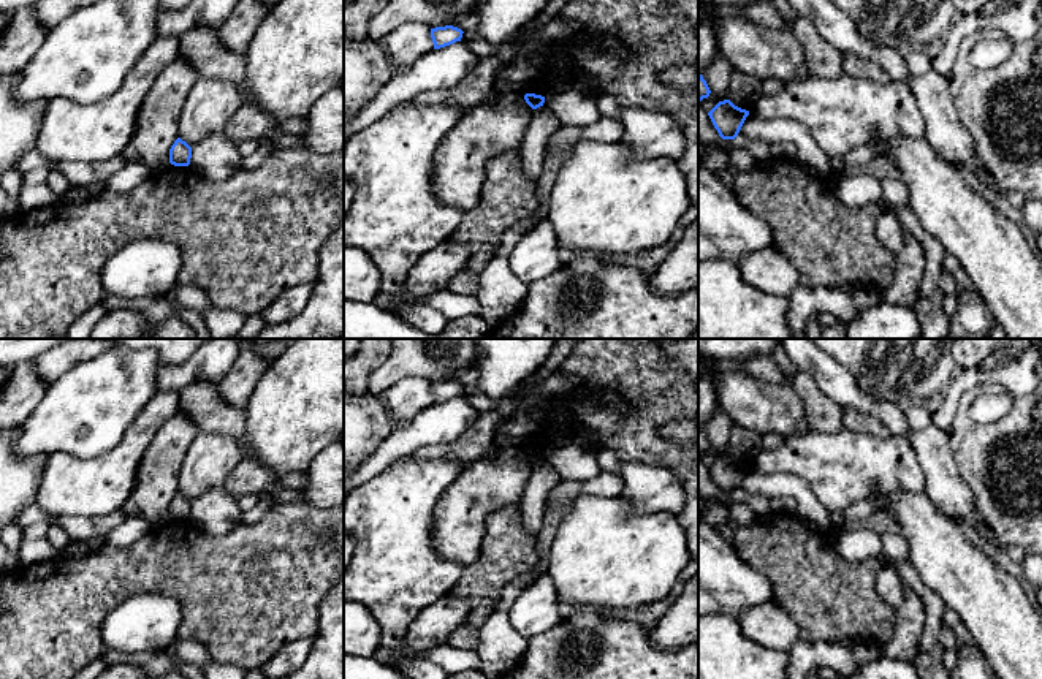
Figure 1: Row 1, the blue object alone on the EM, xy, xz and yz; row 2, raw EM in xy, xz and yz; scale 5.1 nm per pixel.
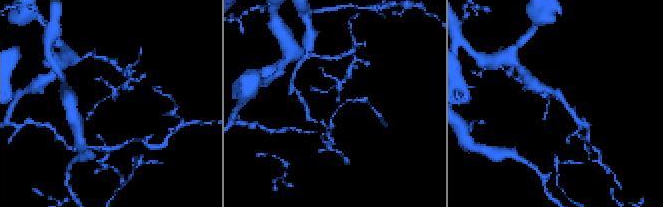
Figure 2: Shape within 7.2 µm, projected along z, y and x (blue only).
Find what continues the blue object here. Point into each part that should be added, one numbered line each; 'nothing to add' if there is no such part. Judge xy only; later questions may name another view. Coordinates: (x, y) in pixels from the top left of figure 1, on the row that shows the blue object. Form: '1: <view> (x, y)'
nothing to add

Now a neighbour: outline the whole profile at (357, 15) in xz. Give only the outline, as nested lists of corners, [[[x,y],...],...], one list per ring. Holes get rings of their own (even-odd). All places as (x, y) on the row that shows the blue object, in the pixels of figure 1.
[[[353,0],[344,5],[344,38],[367,38],[367,25],[390,0]]]

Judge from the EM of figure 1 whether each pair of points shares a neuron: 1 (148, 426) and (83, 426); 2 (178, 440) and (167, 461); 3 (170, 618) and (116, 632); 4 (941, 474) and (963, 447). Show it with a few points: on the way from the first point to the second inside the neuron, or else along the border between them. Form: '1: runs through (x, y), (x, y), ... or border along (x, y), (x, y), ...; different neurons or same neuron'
1: border along (152, 398), (124, 436), (103, 453); different neurons
2: runs through (173, 445), (167, 456); same neuron
3: runs through (157, 618), (129, 629); same neuron
4: border along (947, 432), (957, 472), (971, 491); different neurons

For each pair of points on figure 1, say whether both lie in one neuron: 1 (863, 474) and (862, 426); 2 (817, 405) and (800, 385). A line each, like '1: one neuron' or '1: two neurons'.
1: two neurons
2: one neuron

